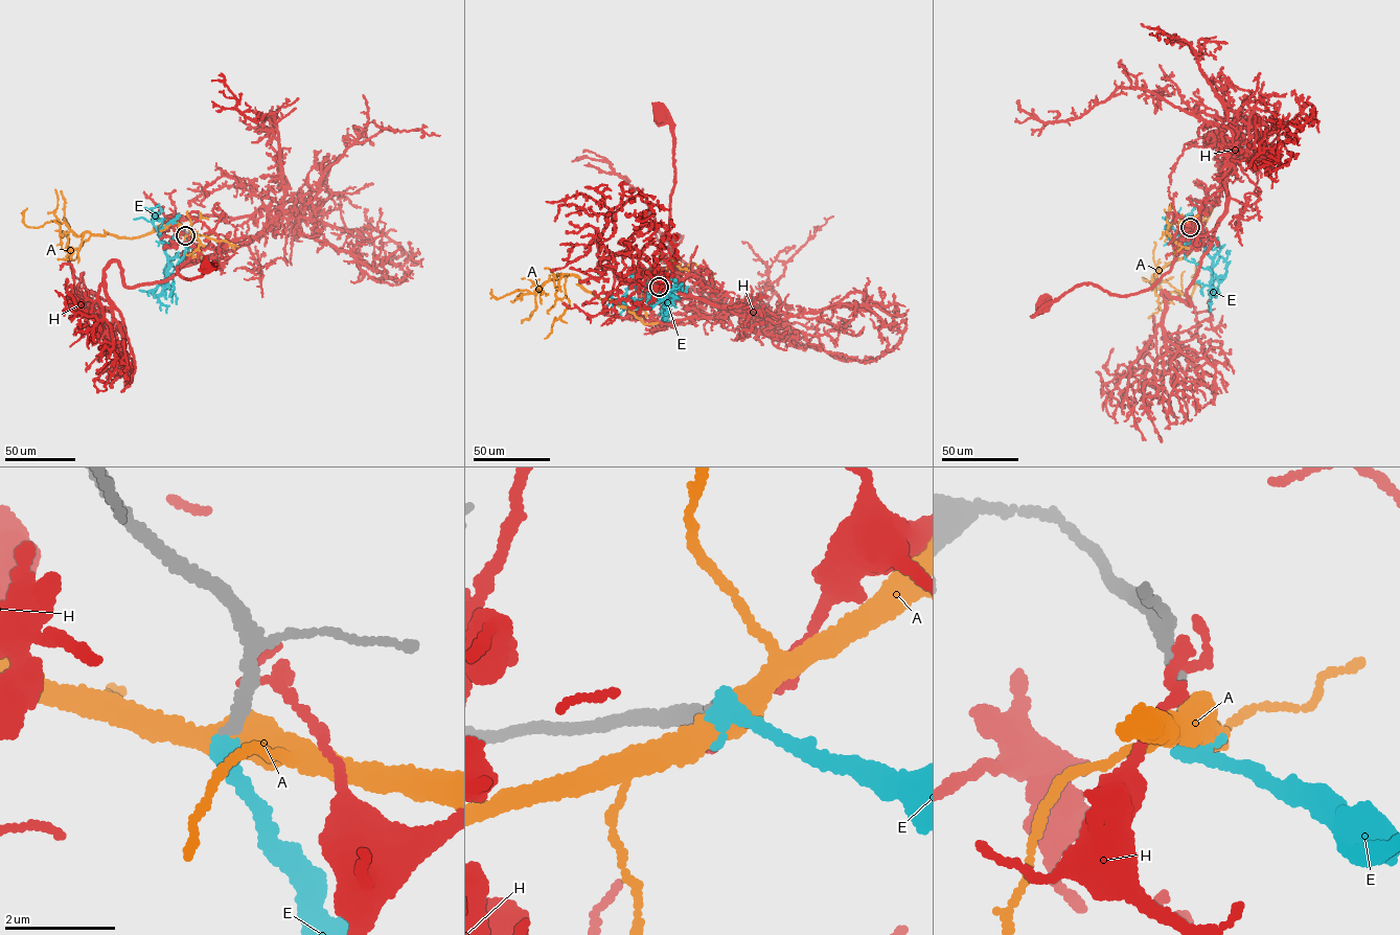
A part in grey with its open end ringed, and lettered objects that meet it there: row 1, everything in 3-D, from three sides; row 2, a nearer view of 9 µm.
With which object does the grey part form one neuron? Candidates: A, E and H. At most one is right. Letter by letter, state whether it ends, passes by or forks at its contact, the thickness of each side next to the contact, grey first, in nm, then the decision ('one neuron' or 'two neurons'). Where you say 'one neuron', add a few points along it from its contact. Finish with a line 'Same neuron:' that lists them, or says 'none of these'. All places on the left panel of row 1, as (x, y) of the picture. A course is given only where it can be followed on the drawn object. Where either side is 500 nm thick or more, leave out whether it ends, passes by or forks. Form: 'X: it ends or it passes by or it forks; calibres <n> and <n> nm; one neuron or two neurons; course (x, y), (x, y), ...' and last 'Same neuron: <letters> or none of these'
A: calibres 240 and 500 nm; two neurons
E: it ends; calibres 200 and 360 nm; one neuron; course (185, 235), (191, 245), (187, 252), (168, 257), (166, 244), (159, 234), (179, 213)
H: it ends; calibres 240 and 280 nm; two neurons
Same neuron: E

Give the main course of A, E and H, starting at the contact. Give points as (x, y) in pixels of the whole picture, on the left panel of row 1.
A: (185, 235), (169, 227), (131, 238), (107, 232), (77, 236), (59, 221), (26, 226), (23, 220), (26, 207)
E: (185, 235), (191, 245), (187, 252), (168, 257), (166, 244), (159, 234), (179, 213)
H: (186, 233), (205, 250), (257, 236), (199, 260), (193, 255), (177, 270), (191, 278), (216, 265), (206, 266)

